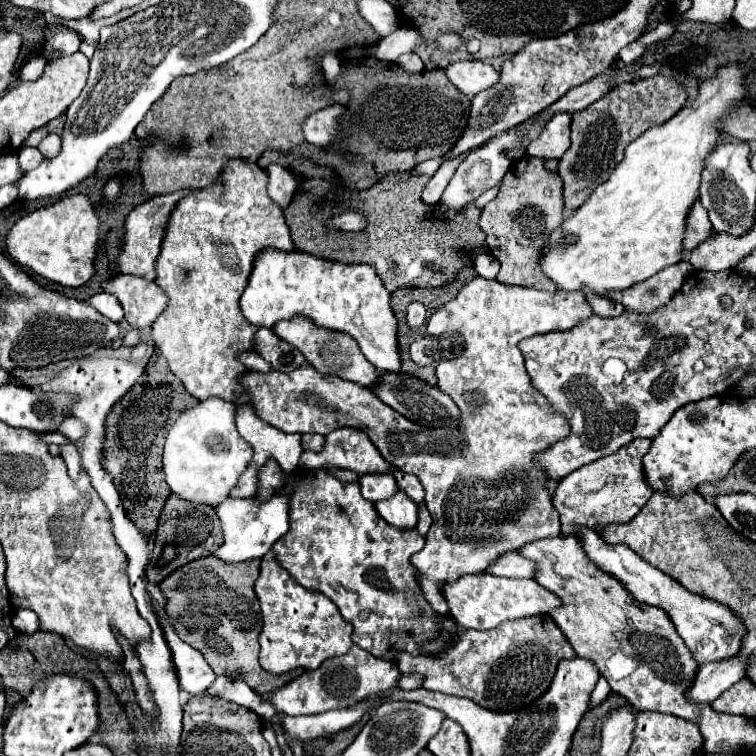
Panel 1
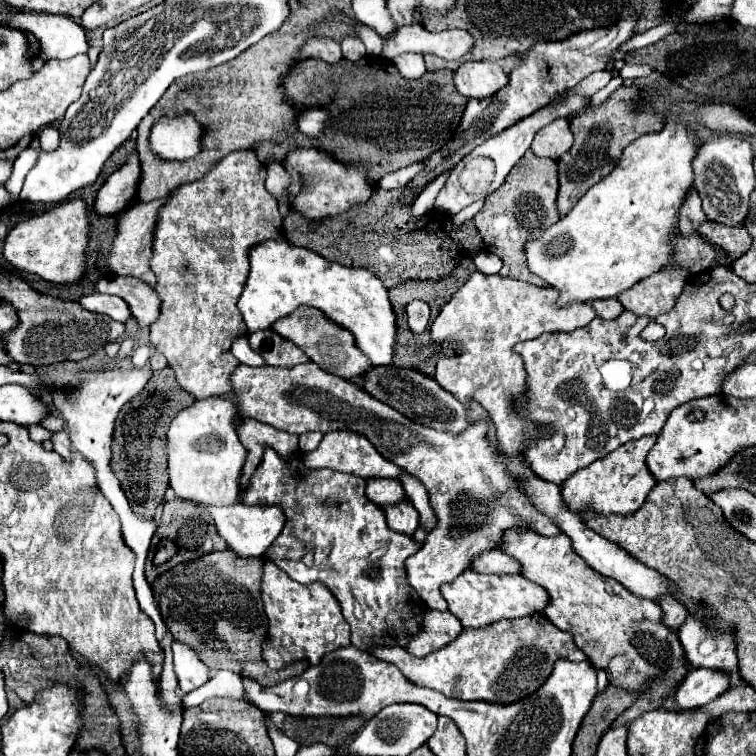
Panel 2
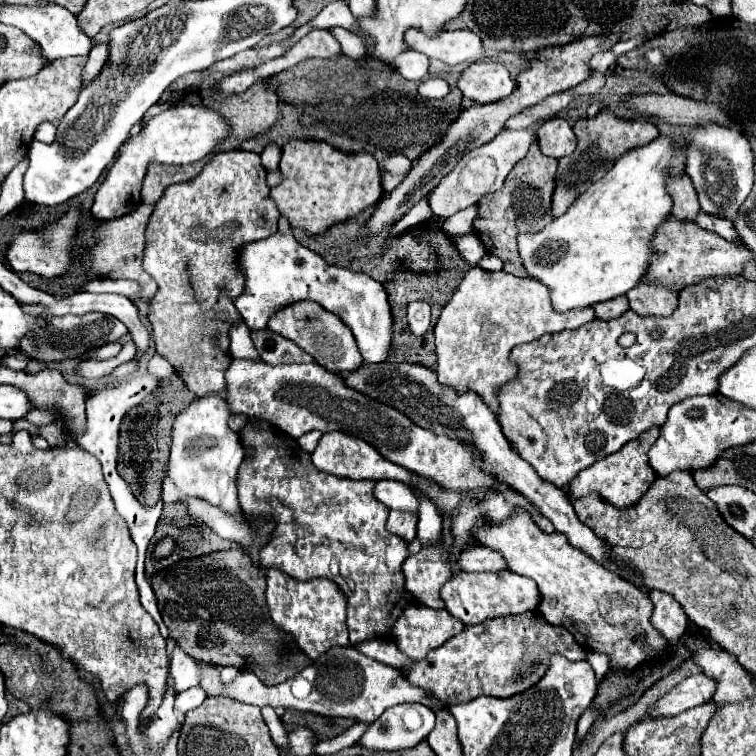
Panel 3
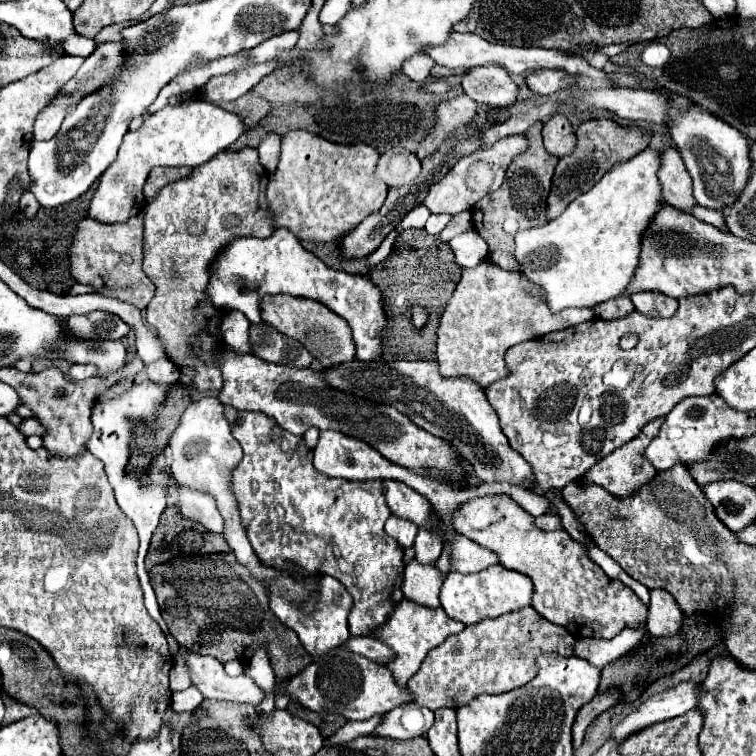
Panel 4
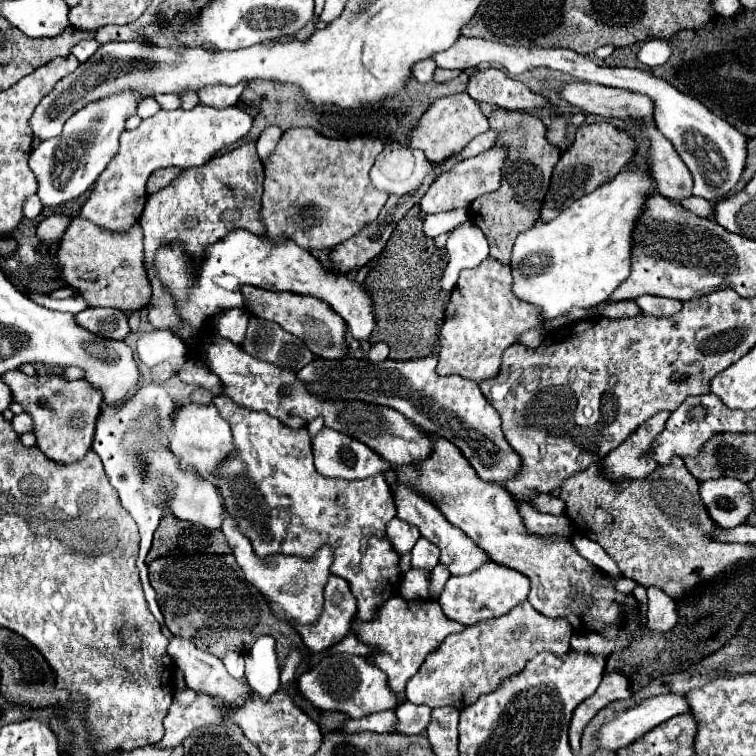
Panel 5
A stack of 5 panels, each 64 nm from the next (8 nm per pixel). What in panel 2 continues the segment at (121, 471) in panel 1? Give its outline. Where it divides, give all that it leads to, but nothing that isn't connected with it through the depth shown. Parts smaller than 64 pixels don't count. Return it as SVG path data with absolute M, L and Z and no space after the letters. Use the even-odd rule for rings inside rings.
M172 368L154 372L140 396L126 404L116 420L112 442L112 470L122 482L122 488L136 514L156 516L168 486L168 424L172 418L194 404L194 396L180 388Z

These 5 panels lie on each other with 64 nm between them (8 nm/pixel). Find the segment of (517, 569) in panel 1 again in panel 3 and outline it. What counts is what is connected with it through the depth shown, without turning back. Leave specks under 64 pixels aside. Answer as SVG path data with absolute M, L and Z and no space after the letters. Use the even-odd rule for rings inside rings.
M480 544L466 546L456 556L456 566L464 572L500 572L506 570L506 562L500 552L490 550Z

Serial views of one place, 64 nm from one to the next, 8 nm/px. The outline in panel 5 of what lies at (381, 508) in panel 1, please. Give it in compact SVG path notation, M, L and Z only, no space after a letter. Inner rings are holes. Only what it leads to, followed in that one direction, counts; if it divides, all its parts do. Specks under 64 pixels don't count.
M392 518L388 522L388 528L386 528L386 534L388 534L388 540L392 542L392 548L402 556L406 552L410 552L416 544L416 540L420 538L420 530L400 518Z

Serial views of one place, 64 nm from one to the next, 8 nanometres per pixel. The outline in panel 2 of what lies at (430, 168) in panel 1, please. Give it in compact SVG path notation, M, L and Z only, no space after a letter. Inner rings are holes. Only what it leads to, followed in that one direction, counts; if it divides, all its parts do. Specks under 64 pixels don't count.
M421 162L413 163L405 168L399 169L398 171L386 174L378 181L378 185L386 190L401 188L422 170L423 164Z

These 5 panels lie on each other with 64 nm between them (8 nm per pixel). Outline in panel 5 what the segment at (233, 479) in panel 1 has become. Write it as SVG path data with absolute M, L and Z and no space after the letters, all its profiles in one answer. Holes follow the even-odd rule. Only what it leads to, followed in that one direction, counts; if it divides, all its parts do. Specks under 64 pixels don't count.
M192 402L184 404L176 414L174 436L170 438L170 448L182 460L182 466L194 466L194 470L210 482L214 482L214 470L216 470L218 462L234 452L230 426L218 414L214 404L200 406L200 404L192 404ZM226 514L224 536L226 536L226 540L232 548L232 554L236 556L236 562L242 568L246 580L252 586L256 586L256 590L264 596L272 616L276 616L278 620L284 620L292 626L316 624L322 614L322 608L324 608L324 584L328 582L328 576L330 576L332 548L328 548L328 546L318 548L318 552L316 552L316 556L312 556L312 560L304 560L300 556L286 556L286 554L260 558L254 554L248 538L242 536L240 530L232 524L236 524L236 522Z

